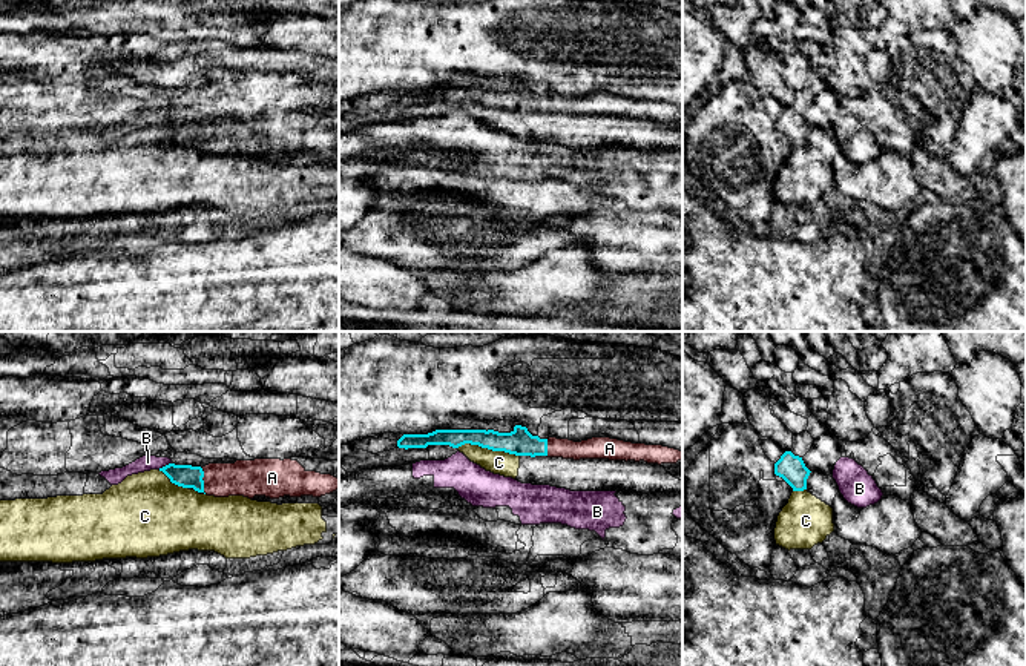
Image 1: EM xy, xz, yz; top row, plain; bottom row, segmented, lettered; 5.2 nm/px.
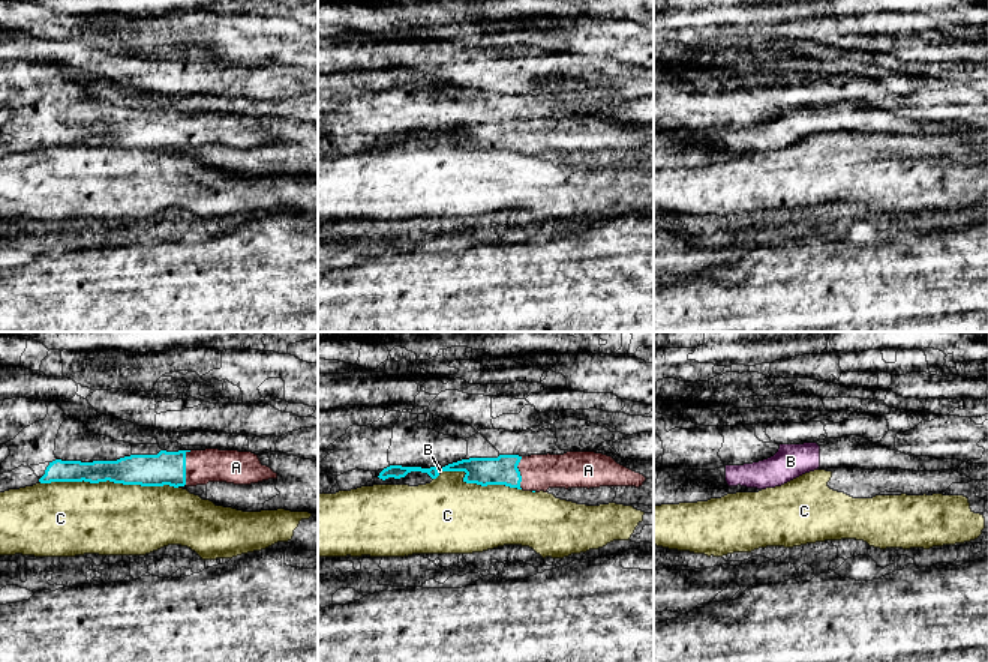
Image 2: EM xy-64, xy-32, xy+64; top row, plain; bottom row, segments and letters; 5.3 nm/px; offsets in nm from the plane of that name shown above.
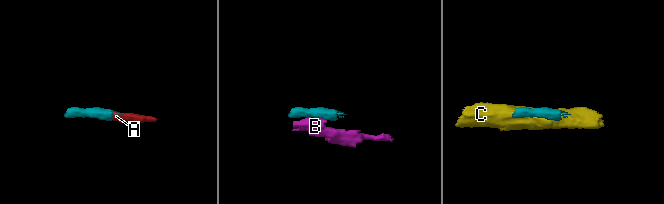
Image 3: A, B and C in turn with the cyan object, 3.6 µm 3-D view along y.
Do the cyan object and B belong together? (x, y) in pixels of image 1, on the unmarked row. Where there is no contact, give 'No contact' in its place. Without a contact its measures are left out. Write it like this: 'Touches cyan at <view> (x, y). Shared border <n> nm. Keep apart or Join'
Touches cyan at xy (166, 121). Shared border 80 nm. Keep apart

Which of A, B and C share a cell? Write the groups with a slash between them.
A / B / C

